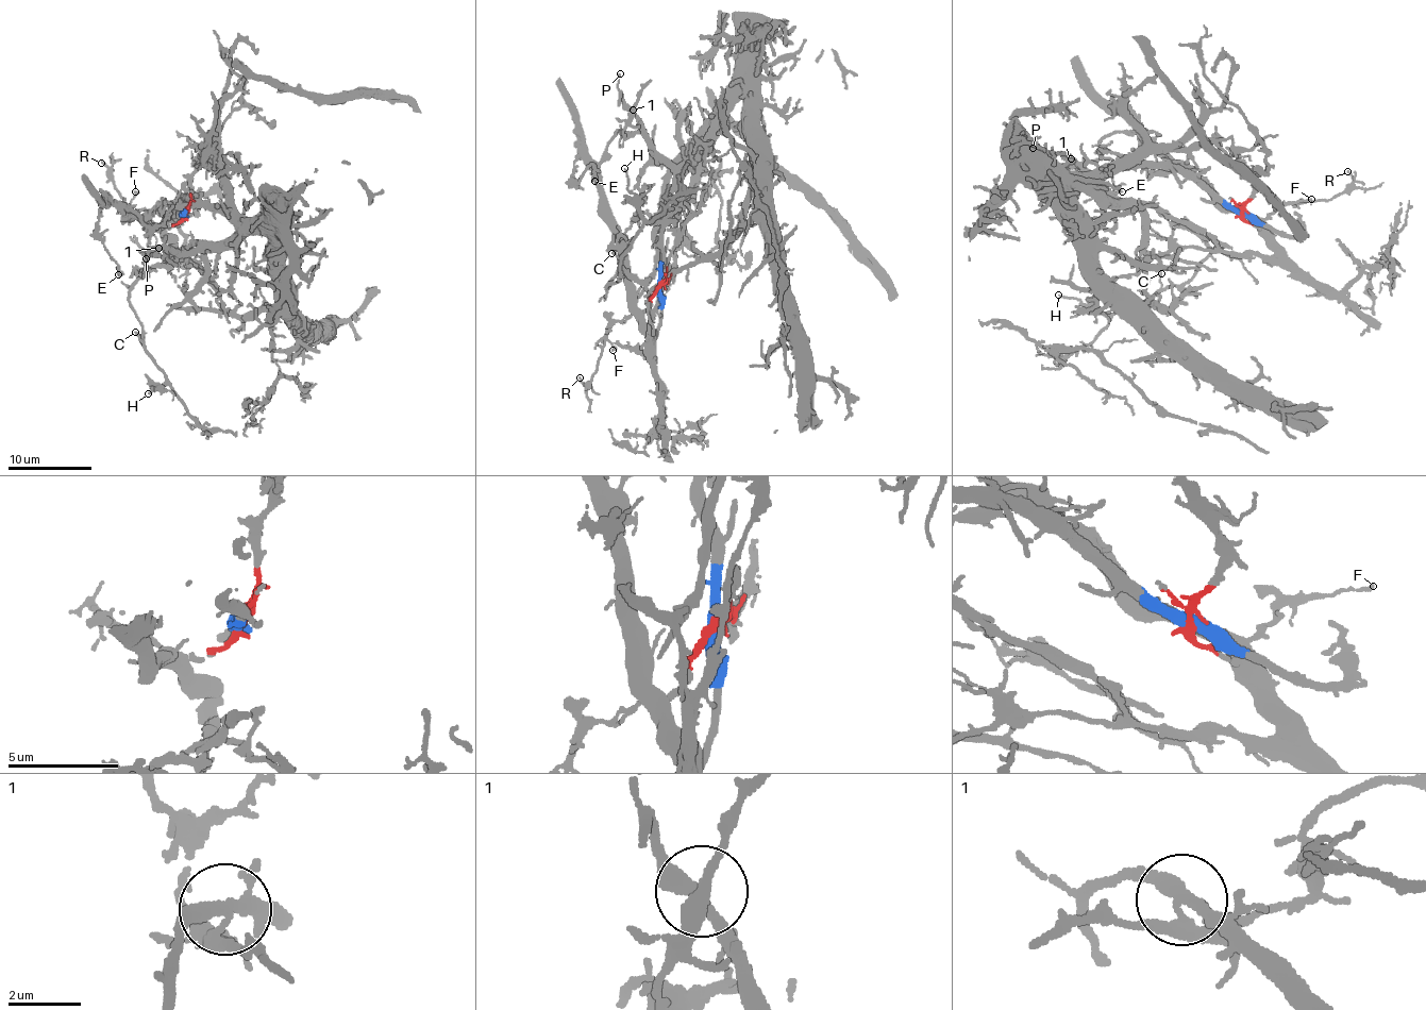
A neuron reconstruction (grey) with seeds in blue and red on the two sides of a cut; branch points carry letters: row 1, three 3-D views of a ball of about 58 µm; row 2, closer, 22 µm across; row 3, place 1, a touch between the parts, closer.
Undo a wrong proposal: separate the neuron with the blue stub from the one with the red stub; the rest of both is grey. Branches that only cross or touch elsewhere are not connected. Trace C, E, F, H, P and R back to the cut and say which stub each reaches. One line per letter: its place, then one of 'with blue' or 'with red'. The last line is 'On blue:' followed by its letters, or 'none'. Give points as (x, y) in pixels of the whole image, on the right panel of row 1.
C: (1161, 273) | with red
E: (1122, 191) | with red
F: (1311, 199) | with red
H: (1058, 295) | with red
P: (1033, 148) | with blue
R: (1347, 171) | with red
On blue: P

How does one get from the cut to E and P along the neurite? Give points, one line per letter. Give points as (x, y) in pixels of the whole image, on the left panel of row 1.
E: (184, 214), (182, 222), (152, 230), (152, 233), (145, 220), (105, 200), (97, 236), (116, 263), (118, 275)
P: (184, 214), (184, 200), (229, 217), (235, 235), (183, 254), (158, 248), (144, 264), (146, 258)

